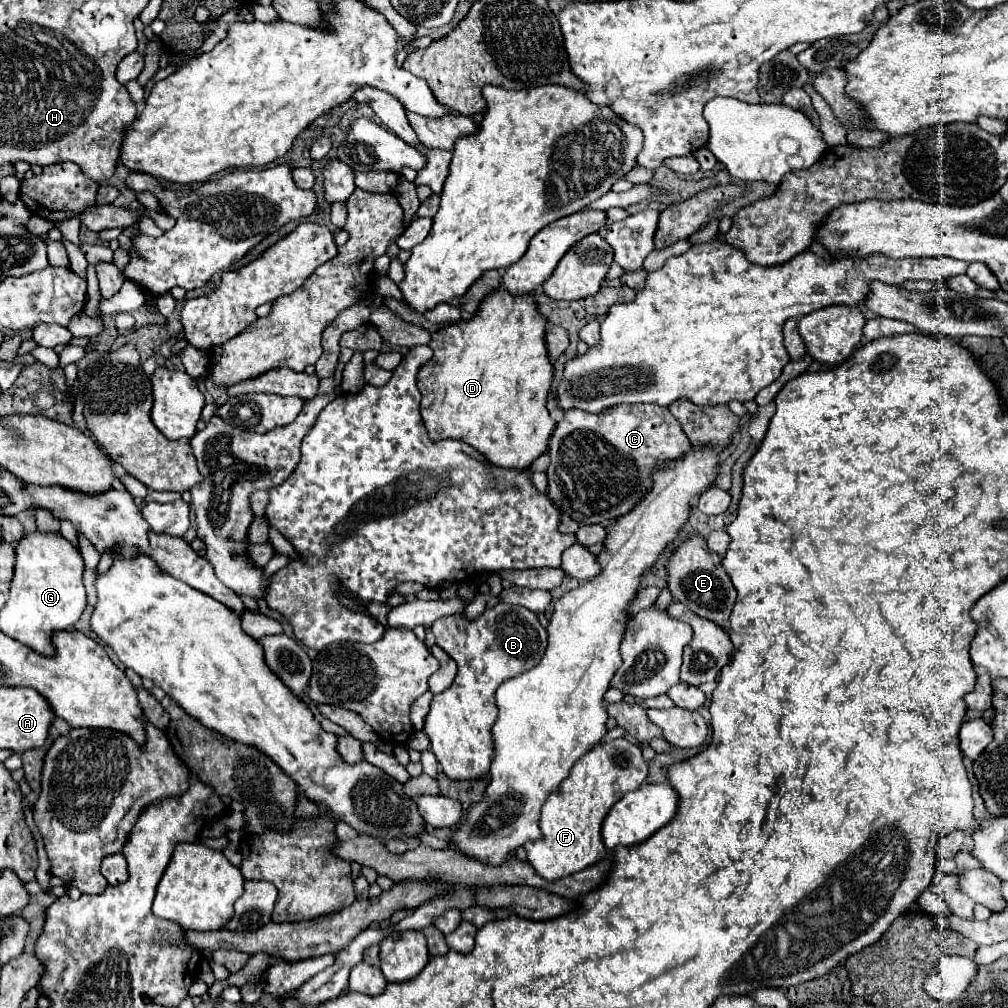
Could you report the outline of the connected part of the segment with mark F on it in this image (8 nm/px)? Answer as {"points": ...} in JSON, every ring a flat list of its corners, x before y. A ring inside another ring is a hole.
{"points":[[626,738,598,744,584,754,574,764,570,776,556,792,550,792,548,800,544,802,540,816,542,838,524,846,528,862,534,866,534,870,542,878,554,880,584,870,606,856,606,846,600,836,602,820,626,792,638,790,646,782,646,776,648,762,642,758,640,748,630,744]]}

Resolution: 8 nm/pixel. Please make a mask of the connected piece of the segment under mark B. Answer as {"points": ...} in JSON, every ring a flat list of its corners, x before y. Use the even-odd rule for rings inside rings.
{"points":[[502,602,486,610,474,622,468,622,462,616,440,618,436,644,456,660,458,674,448,690,432,698,424,732,428,734,430,748,448,778,476,780,488,774,494,754,490,734,498,714,494,692,504,680,532,670,542,660,546,628,538,622,534,612]]}

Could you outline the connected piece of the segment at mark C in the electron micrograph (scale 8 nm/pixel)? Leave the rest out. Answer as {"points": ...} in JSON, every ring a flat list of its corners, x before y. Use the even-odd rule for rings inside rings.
{"points":[[620,404,600,414,568,410,548,444,548,498,580,524,604,524,634,508,650,488,650,474,660,462,678,458,690,448,690,440,668,408]]}

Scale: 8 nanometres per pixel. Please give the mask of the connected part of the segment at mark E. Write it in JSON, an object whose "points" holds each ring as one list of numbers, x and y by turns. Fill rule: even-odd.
{"points":[[692,536,672,554,668,564,668,588,678,602,686,604,698,616,716,622,724,630,730,628,728,620,736,602,736,590,722,566,722,558,708,550,704,538]]}

